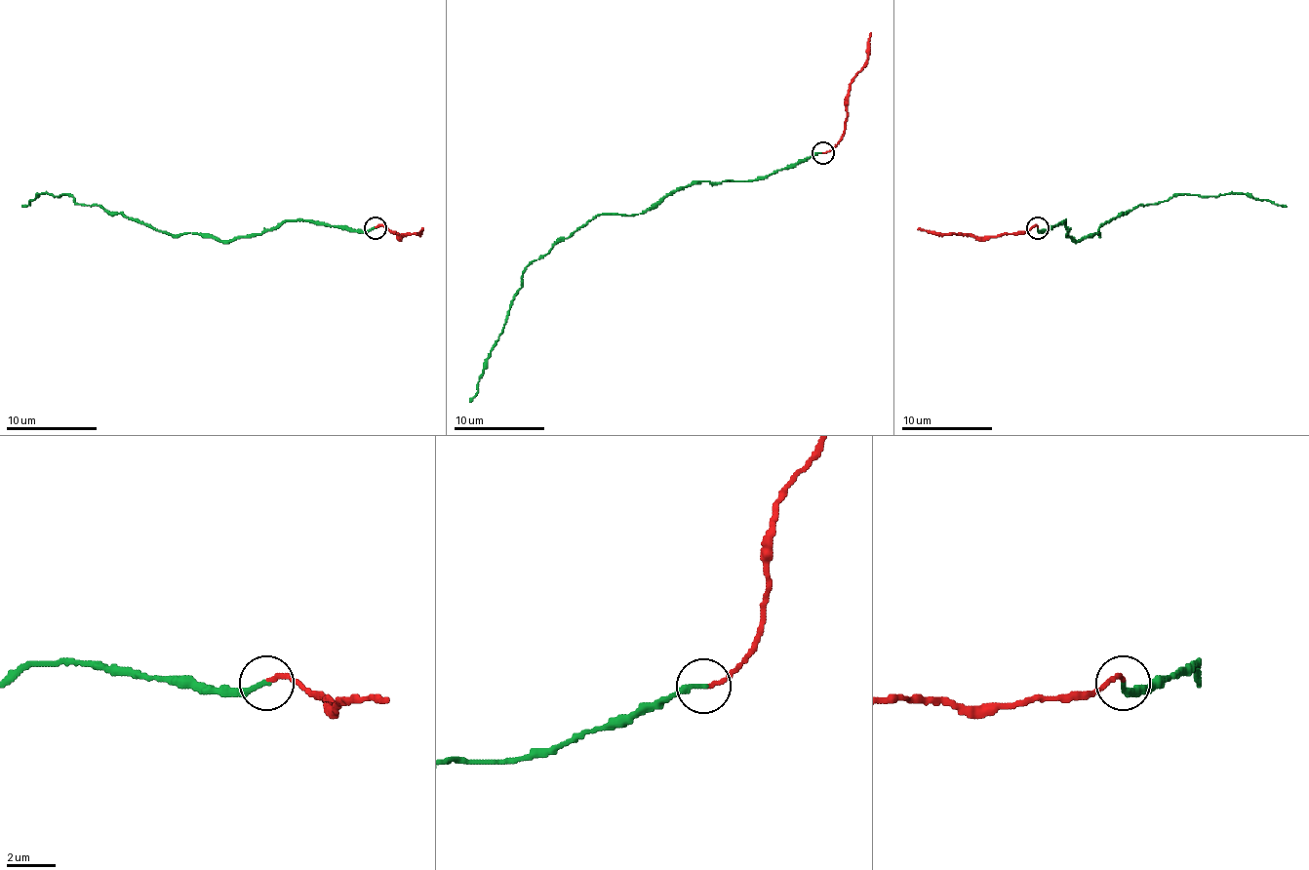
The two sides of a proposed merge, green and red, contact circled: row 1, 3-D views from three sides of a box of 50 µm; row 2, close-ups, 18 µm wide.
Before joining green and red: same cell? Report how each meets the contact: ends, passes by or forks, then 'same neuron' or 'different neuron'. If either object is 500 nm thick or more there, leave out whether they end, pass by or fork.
green ends; red ends; same neuron

